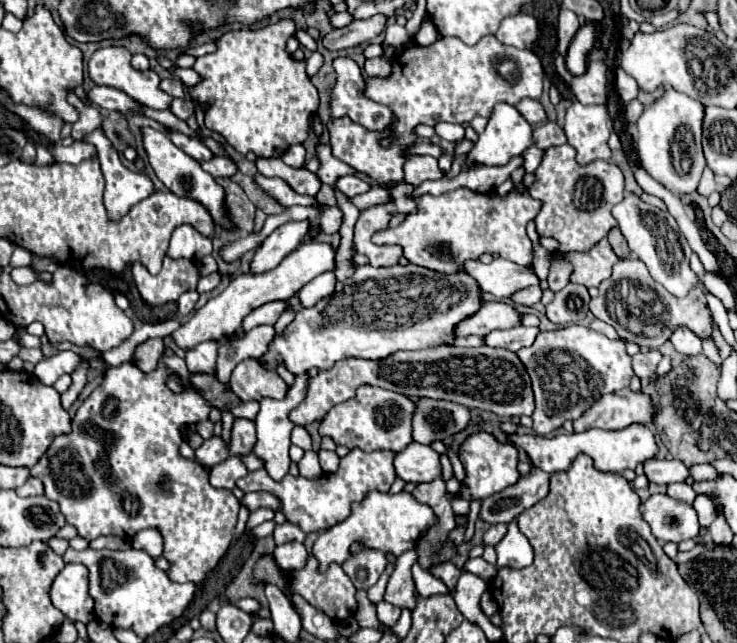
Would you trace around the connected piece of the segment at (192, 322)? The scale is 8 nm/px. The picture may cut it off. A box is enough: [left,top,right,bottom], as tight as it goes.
[173,241,335,351]

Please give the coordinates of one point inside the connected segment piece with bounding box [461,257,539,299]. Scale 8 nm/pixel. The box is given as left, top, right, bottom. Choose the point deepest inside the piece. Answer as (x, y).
(501, 277)

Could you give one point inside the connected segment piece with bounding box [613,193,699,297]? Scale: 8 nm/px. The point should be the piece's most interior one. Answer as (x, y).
(659, 245)

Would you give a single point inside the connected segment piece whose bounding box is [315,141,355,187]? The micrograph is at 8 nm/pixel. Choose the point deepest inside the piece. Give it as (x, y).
(330, 167)

